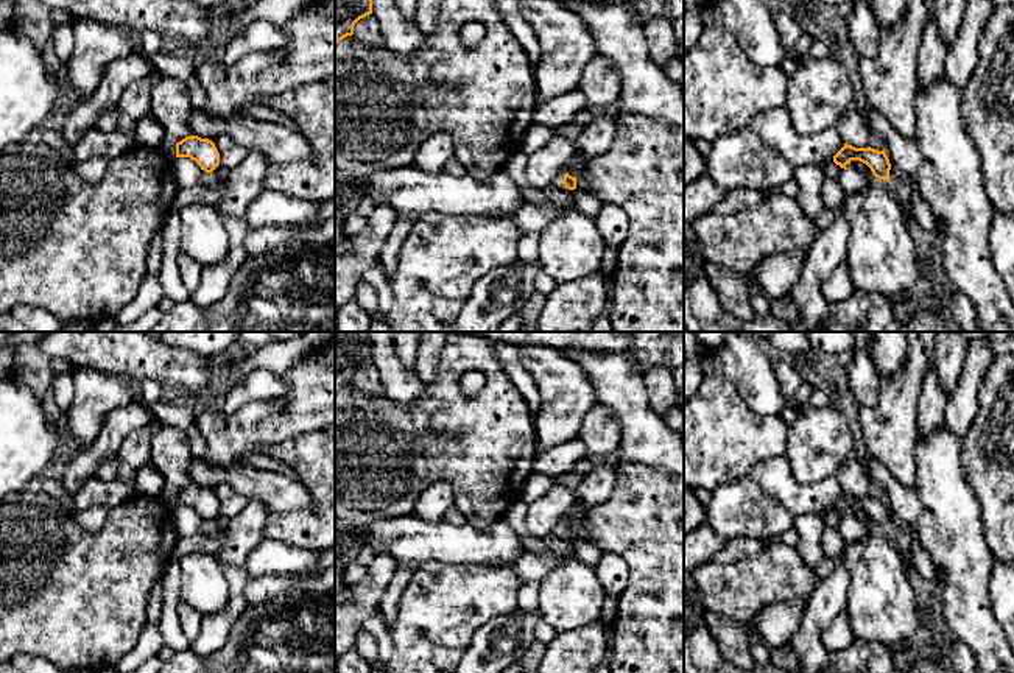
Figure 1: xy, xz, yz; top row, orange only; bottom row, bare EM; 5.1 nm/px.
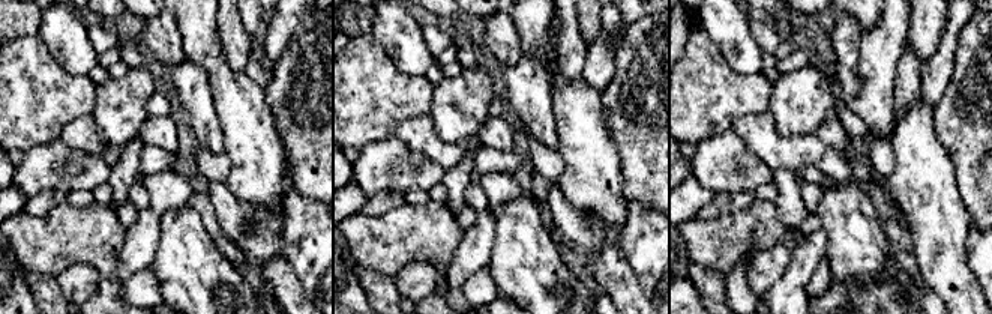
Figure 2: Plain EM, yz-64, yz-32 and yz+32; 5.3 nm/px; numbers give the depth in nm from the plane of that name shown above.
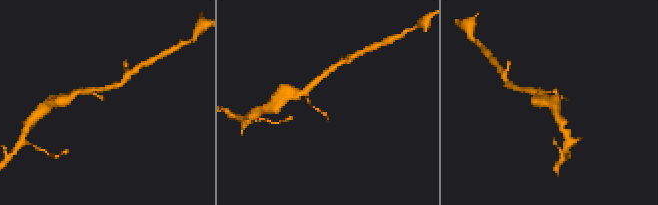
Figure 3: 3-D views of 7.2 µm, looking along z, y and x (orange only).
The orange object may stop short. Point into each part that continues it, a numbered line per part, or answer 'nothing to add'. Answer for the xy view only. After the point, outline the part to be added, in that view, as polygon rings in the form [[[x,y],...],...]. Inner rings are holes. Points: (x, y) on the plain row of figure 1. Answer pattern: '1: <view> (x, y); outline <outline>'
nothing to add

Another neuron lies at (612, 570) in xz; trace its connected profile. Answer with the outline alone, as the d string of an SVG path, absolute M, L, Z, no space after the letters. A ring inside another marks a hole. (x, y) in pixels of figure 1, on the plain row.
M603 553L595 570L609 597L617 598L628 584L628 564L617 553Z

